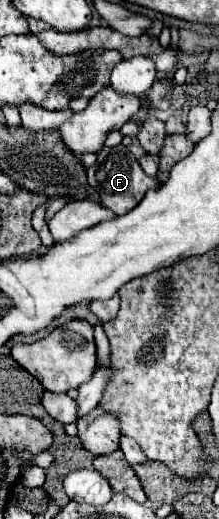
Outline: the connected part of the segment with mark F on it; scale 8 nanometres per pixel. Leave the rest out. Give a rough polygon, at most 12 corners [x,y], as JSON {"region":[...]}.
{"region":[[124,145],[102,147],[88,173],[102,205],[126,215],[160,187]]}

